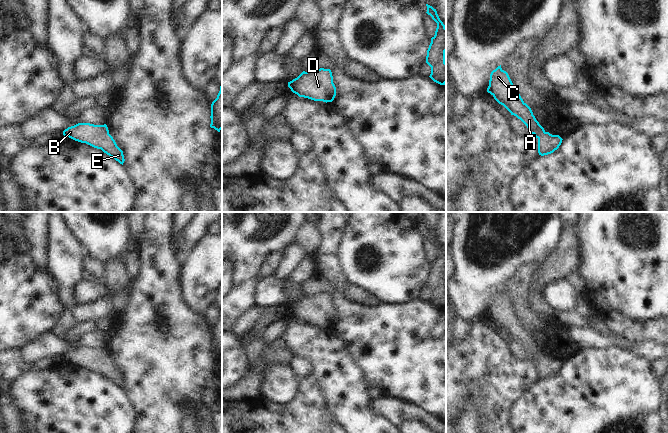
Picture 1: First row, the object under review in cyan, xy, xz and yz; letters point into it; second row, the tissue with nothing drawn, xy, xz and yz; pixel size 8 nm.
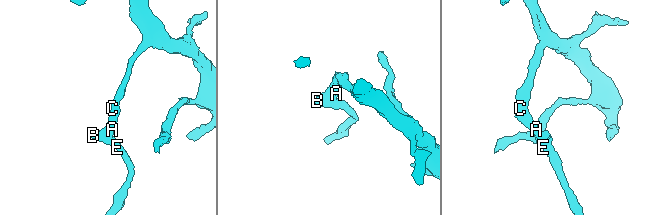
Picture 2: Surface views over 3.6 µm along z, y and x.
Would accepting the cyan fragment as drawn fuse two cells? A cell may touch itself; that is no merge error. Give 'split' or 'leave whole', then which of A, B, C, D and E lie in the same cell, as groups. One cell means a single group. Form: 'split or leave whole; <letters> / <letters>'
leave whole; A B C D E

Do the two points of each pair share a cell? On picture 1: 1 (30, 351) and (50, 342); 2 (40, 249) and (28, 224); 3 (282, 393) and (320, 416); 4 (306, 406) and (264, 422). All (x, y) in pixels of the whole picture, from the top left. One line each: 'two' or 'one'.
1: one
2: one
3: two
4: one

